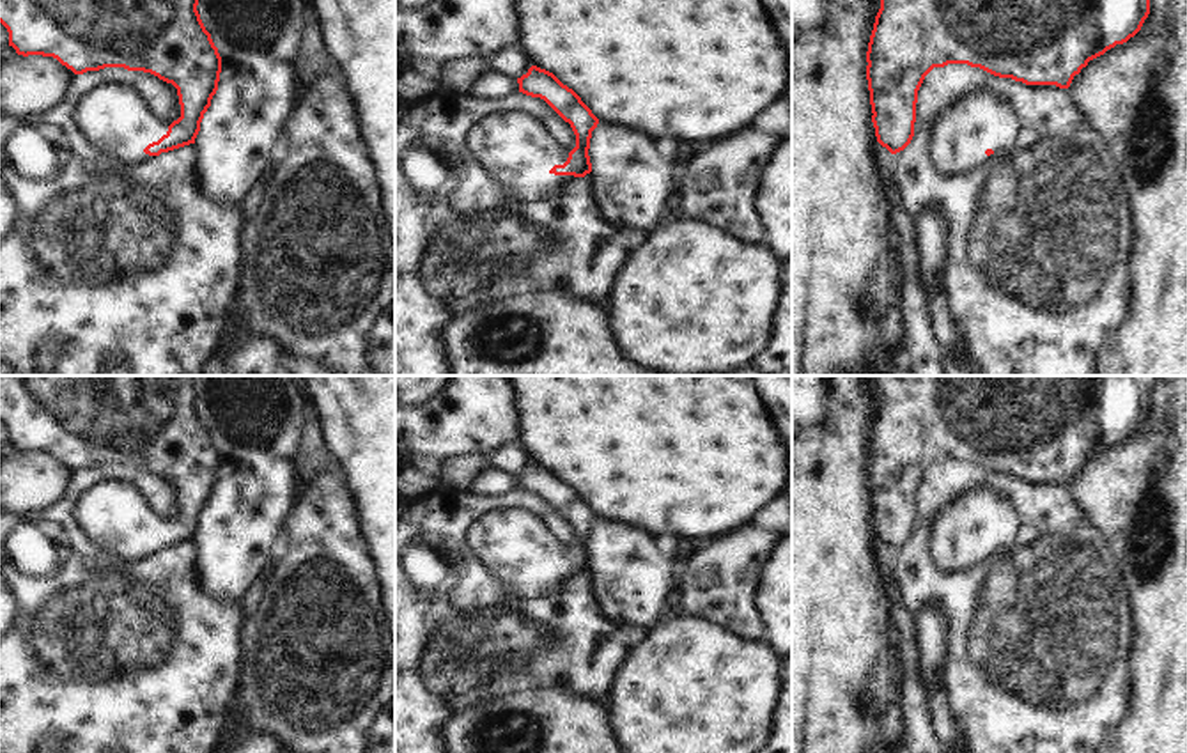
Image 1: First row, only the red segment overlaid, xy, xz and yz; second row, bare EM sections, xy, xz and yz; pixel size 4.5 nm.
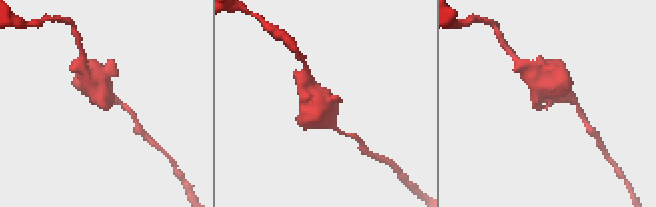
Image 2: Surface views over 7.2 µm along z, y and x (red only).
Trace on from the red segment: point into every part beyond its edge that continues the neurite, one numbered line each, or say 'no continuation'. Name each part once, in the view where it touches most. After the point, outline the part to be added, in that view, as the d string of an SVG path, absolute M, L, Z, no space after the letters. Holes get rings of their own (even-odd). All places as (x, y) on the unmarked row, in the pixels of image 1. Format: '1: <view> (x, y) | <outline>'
1: xz (516, 546) | M530 508L489 512L469 532L478 565L501 579L508 594L535 601L565 590L574 572L549 567L563 562L569 549Z

